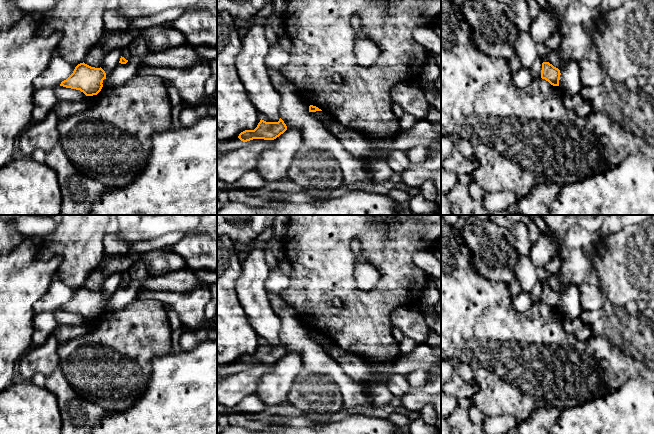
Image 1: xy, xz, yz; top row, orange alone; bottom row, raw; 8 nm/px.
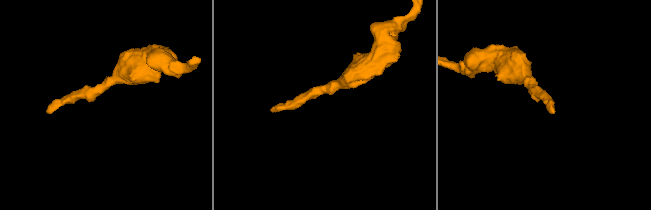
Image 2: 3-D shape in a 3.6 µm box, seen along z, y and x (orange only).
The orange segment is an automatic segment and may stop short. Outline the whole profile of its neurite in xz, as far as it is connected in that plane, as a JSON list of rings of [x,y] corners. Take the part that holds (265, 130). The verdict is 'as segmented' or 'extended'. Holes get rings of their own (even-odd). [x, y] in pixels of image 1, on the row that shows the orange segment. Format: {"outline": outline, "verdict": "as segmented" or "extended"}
{"outline": [[[280,118],[278,122],[266,122],[260,120],[254,130],[245,130],[241,132],[238,138],[247,142],[253,139],[274,140],[287,130],[287,126]]], "verdict": "as segmented"}

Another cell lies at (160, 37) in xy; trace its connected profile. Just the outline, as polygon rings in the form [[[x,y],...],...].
[[[172,24],[156,25],[145,29],[135,29],[130,32],[115,31],[109,36],[102,46],[94,45],[86,54],[84,63],[95,68],[101,67],[101,62],[106,53],[113,49],[123,49],[141,33],[144,34],[149,51],[158,52],[187,43],[183,33],[175,29]]]

